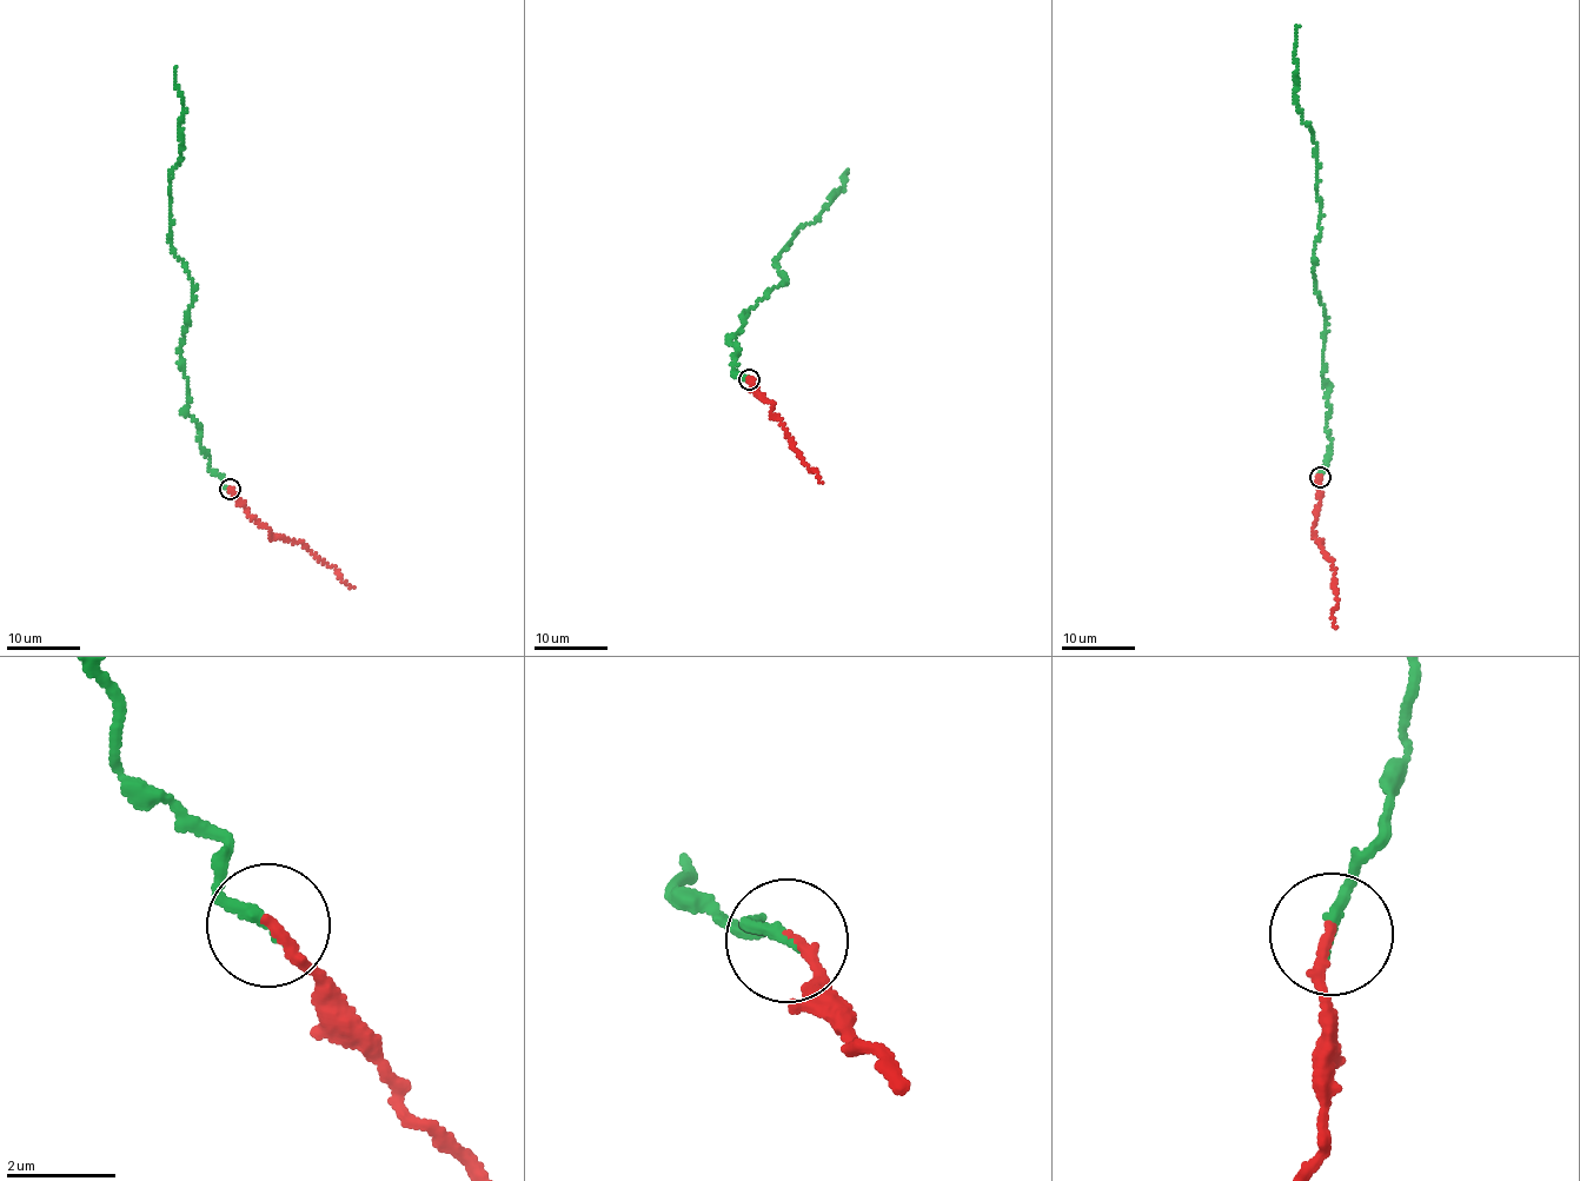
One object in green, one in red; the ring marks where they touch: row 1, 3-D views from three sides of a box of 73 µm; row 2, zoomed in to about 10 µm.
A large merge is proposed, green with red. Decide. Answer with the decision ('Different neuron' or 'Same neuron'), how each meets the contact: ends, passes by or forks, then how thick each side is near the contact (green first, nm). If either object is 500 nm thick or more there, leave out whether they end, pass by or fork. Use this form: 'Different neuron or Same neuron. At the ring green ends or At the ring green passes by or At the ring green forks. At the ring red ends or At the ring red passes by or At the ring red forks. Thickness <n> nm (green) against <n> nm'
Same neuron. At the ring green ends. At the ring red ends. Thickness 200 nm (green) against 200 nm

